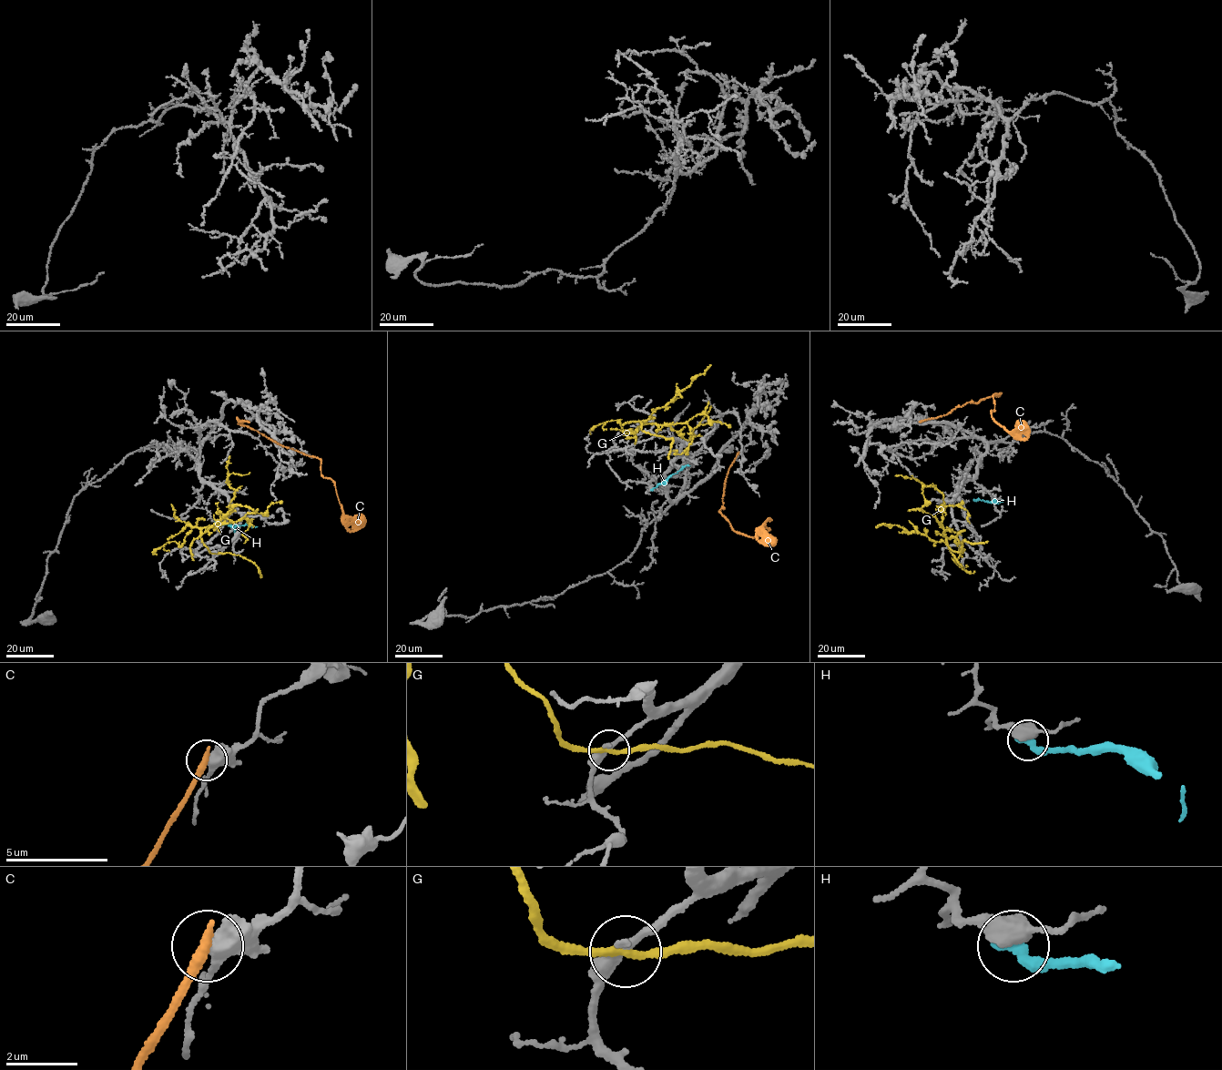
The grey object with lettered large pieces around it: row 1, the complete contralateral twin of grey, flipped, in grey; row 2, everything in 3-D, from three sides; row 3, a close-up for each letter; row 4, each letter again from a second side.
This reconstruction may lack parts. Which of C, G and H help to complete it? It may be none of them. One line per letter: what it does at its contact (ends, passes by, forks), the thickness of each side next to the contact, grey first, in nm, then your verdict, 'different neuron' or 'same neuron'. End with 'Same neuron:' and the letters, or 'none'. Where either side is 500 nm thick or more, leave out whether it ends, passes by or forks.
C: it ends | 480/360 nm | different neuron
G: it passes by | 280/220 nm | different neuron
H: it ends | 480/360 nm | different neuron
Same neuron: none

